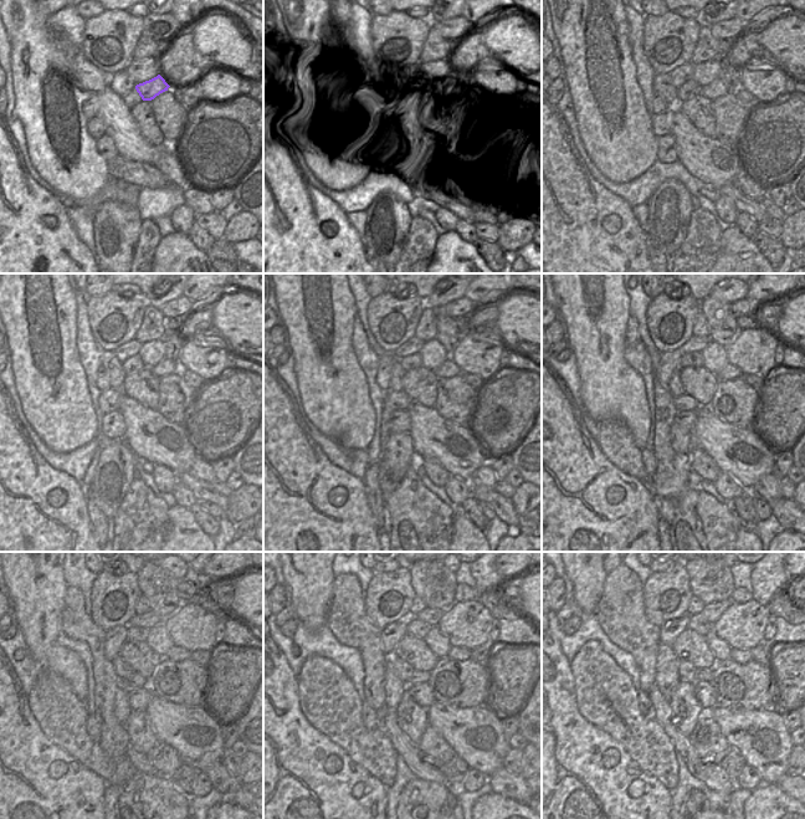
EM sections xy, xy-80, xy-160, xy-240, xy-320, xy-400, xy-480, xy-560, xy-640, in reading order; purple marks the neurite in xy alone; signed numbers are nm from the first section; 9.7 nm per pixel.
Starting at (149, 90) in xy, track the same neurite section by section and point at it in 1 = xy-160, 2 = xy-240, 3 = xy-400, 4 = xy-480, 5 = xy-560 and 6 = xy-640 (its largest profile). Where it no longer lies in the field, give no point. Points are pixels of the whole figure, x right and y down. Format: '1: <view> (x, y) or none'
1: xy-160 (717, 88)
2: xy-240 (165, 367)
3: xy-400 (729, 372)
4: xy-480 (177, 653)
5: xy-560 (460, 654)
6: xy-640 (741, 656)

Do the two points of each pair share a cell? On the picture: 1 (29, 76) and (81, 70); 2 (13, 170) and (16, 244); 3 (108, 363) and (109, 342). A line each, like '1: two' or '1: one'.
1: two
2: one
3: two

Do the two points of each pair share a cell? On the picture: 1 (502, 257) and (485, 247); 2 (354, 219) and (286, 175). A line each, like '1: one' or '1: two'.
1: one
2: two

